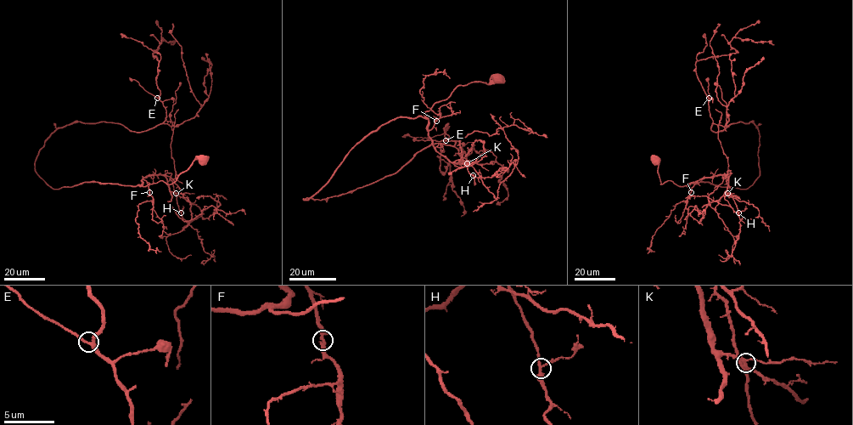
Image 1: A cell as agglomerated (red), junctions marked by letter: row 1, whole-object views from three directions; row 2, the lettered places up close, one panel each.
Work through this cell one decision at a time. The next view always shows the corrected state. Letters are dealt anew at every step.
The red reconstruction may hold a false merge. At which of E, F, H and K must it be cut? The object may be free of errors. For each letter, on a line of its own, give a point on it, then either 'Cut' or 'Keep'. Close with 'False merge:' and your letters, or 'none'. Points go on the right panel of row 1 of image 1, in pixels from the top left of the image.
E: Place: (709, 98). Keep
F: Place: (691, 192). Keep
H: Place: (738, 212). Keep
K: Place: (727, 193). Keep
False merge: none

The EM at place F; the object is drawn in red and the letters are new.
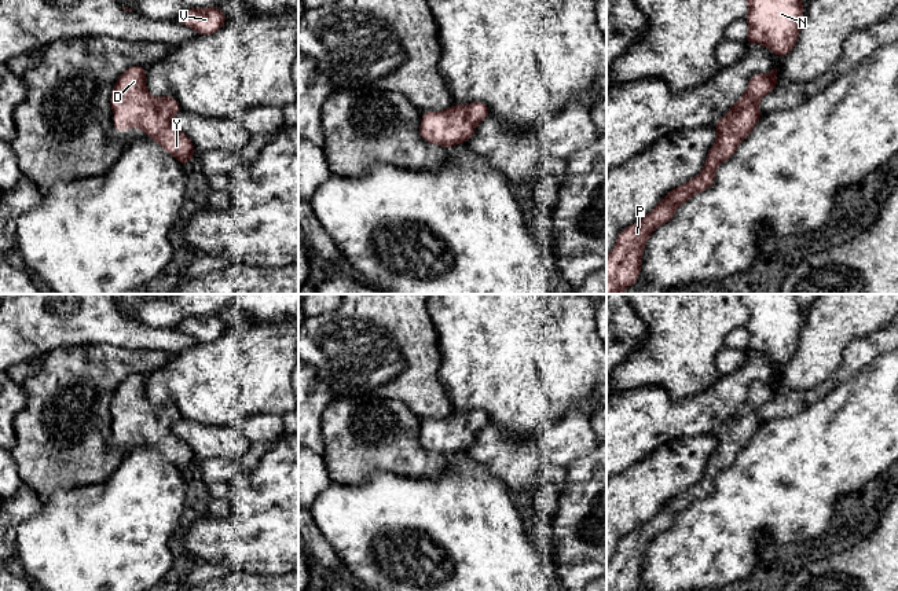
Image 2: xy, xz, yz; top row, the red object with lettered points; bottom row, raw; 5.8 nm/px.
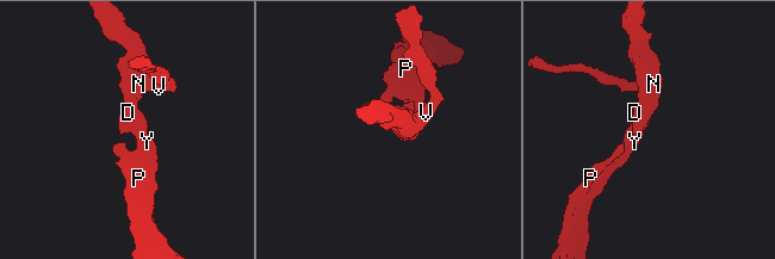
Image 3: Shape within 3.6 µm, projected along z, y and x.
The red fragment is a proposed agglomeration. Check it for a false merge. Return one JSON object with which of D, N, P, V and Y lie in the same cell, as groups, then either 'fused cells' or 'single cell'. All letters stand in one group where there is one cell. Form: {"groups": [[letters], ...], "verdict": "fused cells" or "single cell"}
{"groups": [["D", "N", "P", "V", "Y"]], "verdict": "single cell"}

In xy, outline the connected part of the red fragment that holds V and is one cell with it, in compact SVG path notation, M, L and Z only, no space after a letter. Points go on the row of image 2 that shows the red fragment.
M219 7L191 8L182 12L177 18L182 25L190 26L198 34L206 36L216 33L227 21Z

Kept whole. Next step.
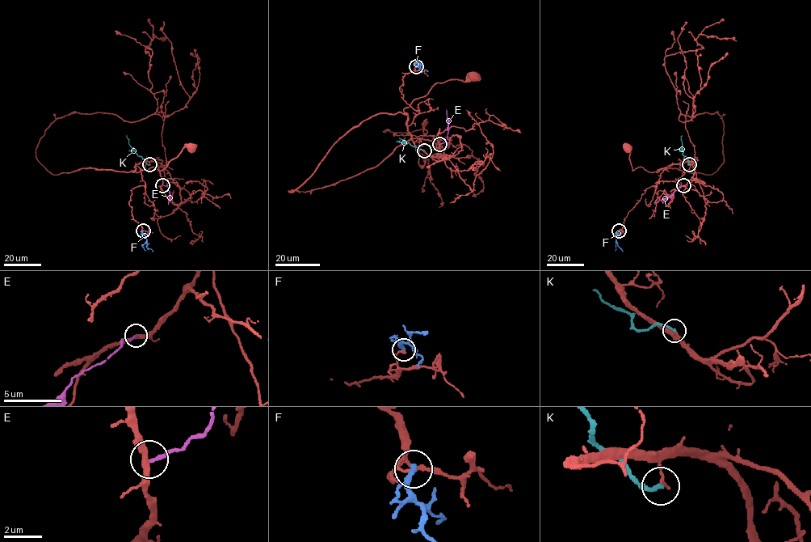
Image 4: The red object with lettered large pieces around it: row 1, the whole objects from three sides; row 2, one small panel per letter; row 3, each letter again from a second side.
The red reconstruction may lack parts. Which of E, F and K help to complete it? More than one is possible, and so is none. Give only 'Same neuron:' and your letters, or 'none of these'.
Same neuron: none of these

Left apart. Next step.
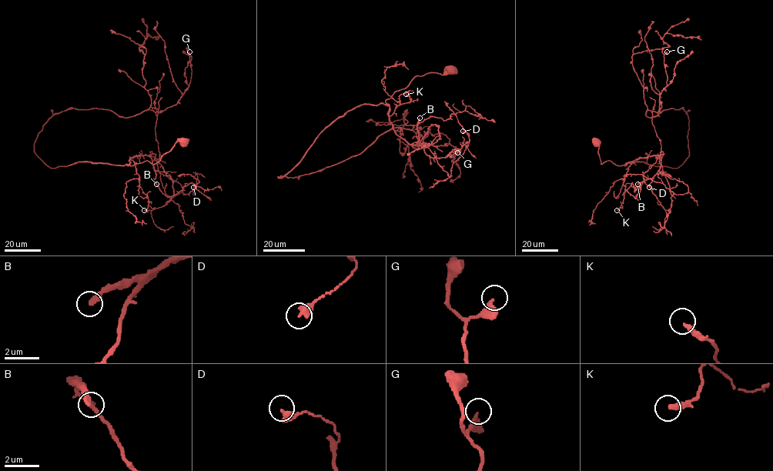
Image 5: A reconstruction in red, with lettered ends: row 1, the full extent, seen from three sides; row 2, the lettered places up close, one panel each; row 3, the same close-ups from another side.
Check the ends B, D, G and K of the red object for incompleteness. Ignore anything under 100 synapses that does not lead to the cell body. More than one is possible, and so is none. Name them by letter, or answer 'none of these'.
B

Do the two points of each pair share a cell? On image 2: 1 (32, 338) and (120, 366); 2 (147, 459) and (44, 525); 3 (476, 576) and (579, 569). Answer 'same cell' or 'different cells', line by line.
1: different cells
2: same cell
3: different cells

